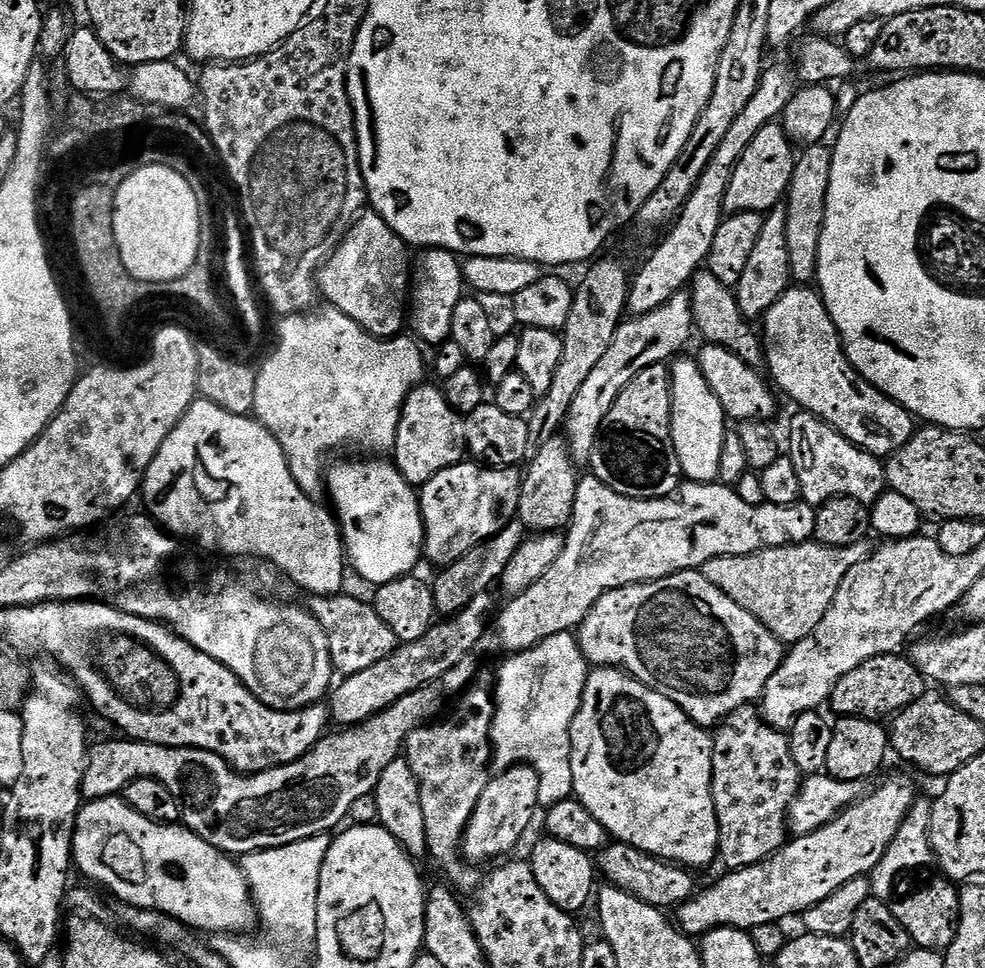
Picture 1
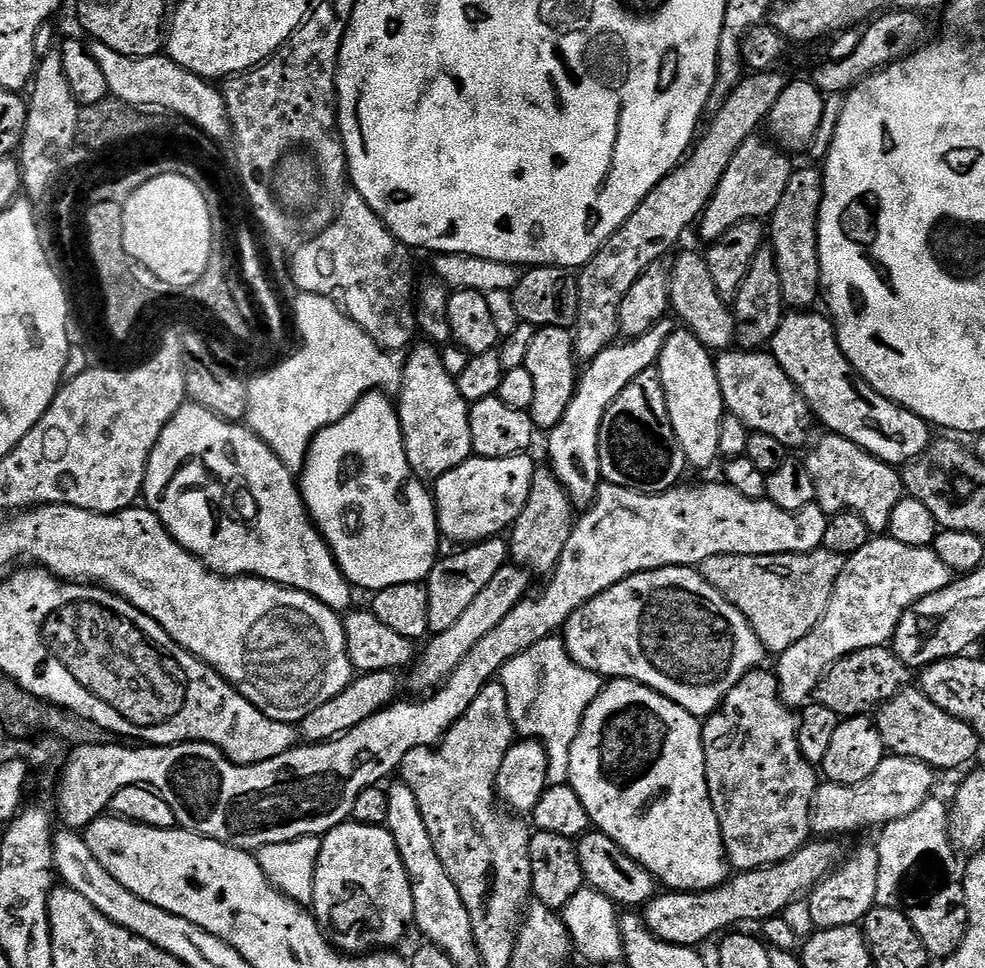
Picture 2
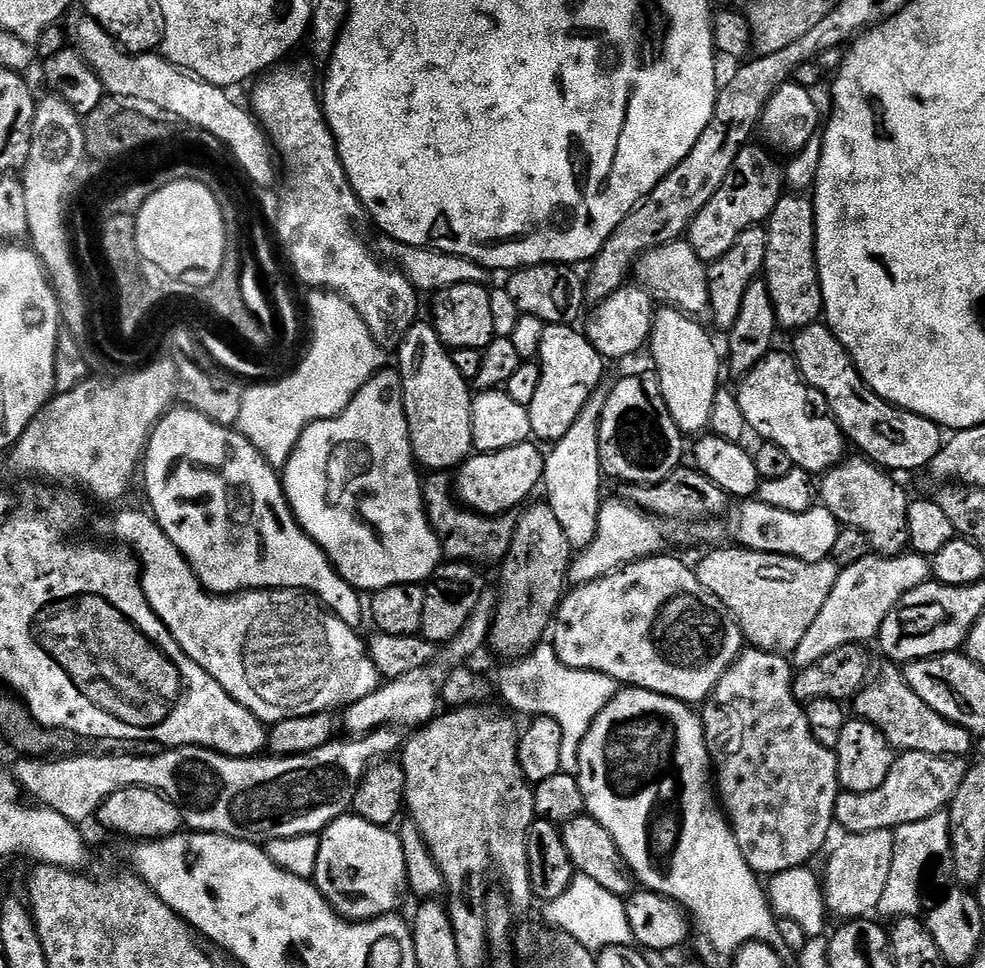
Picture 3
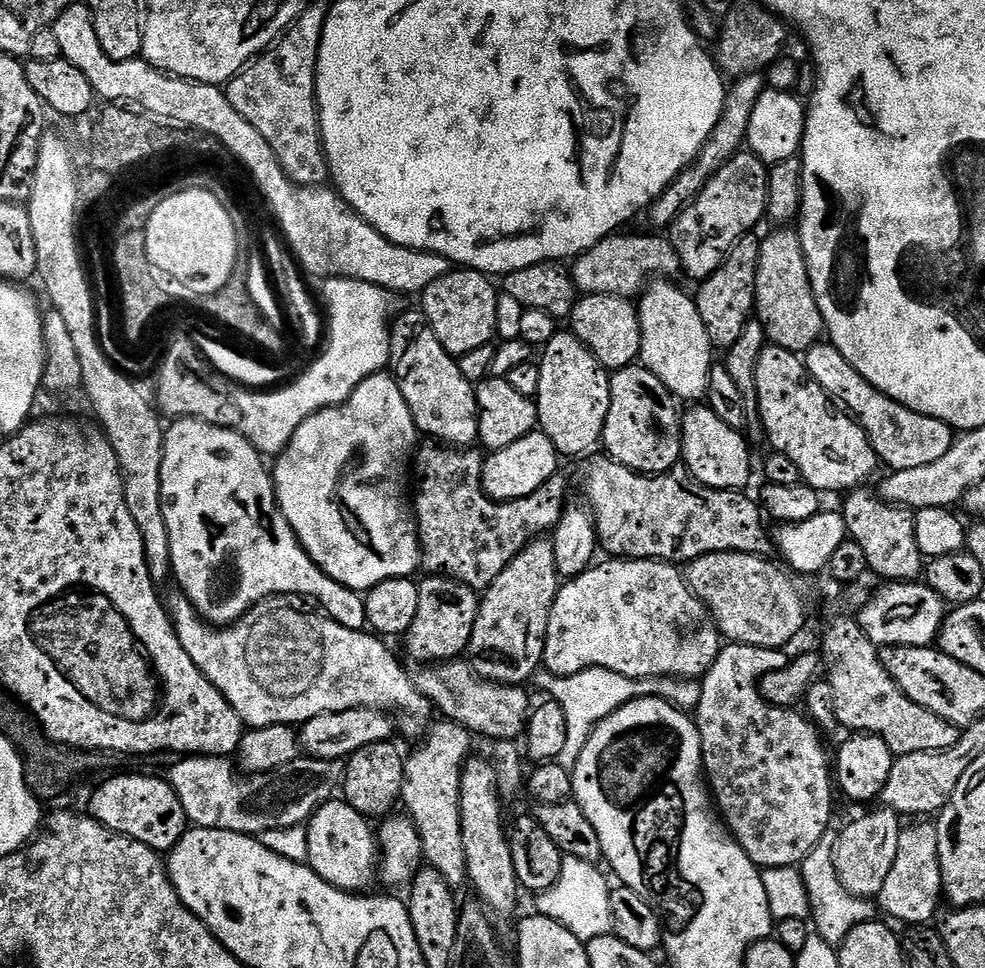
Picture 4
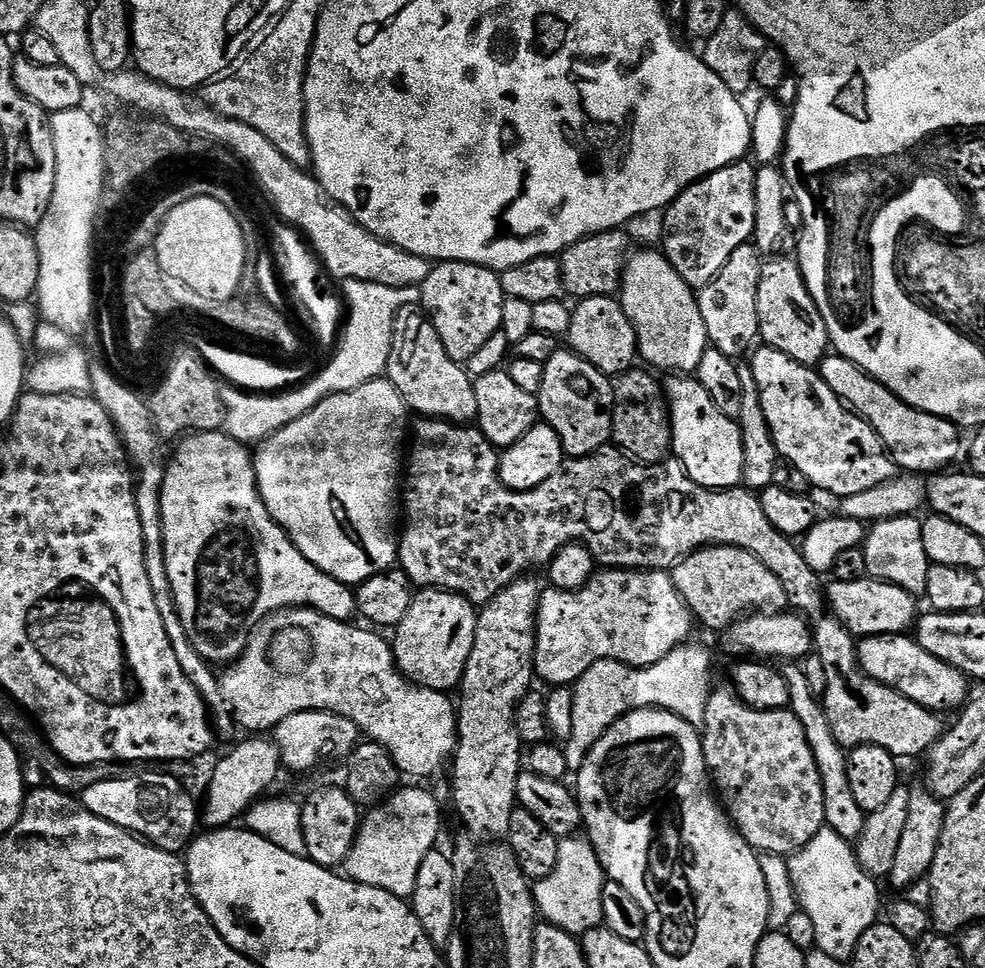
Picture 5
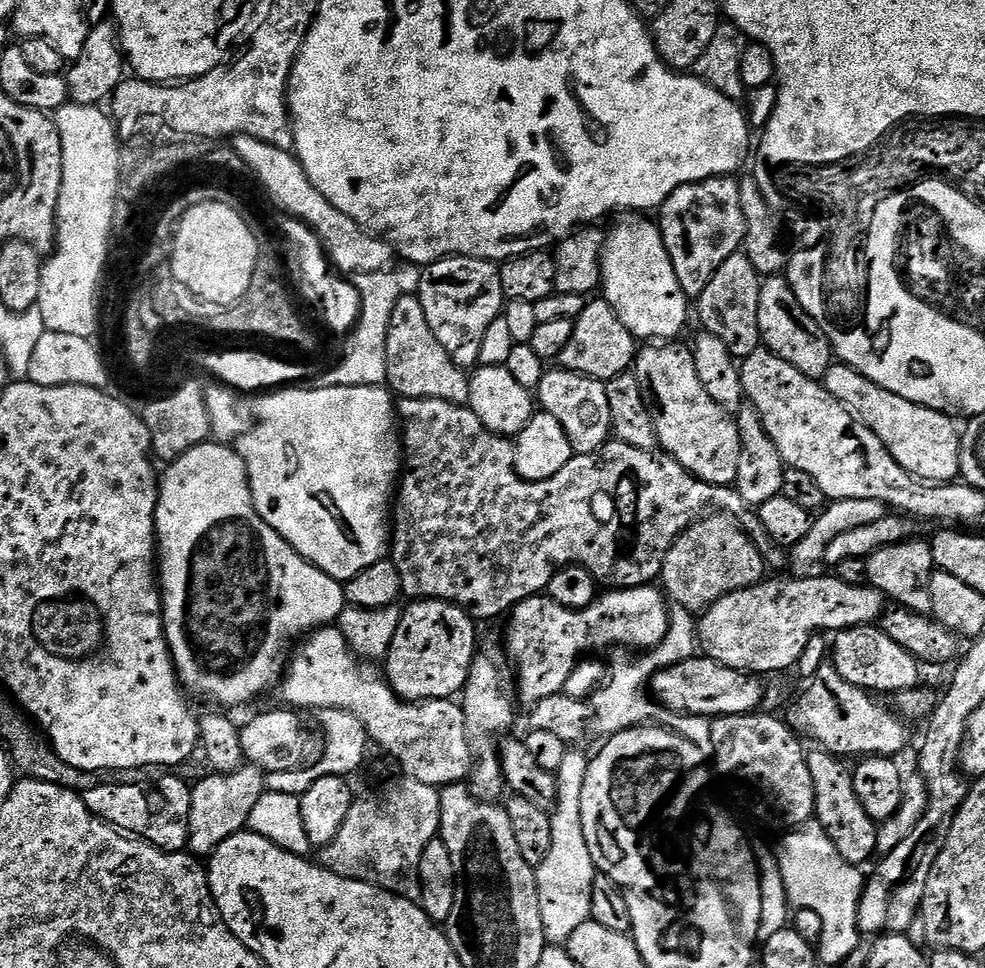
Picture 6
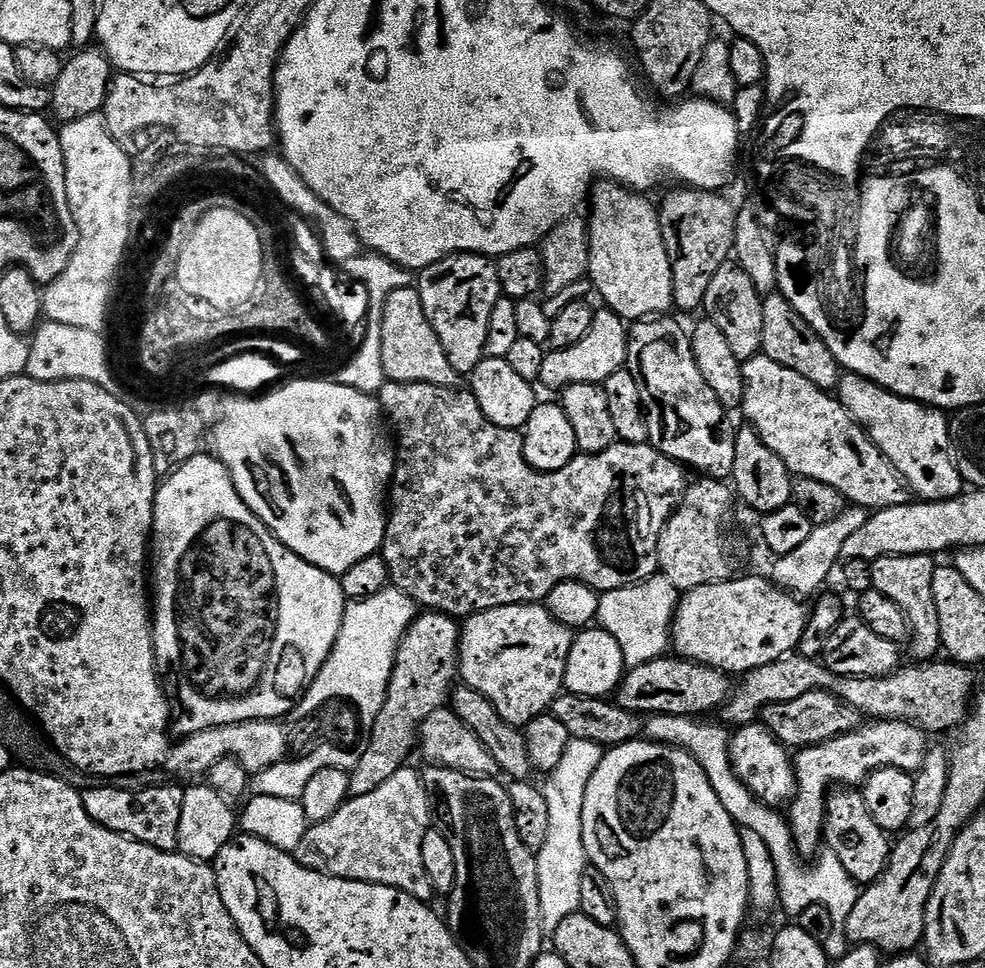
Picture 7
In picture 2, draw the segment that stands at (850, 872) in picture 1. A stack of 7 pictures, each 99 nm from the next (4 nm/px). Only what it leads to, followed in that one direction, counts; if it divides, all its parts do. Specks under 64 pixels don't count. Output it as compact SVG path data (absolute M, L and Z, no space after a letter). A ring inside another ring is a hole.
M816 838L811 842L804 845L802 850L798 850L788 860L783 860L777 864L771 864L769 868L755 868L749 872L736 872L735 874L729 875L728 879L723 884L719 884L717 888L707 888L705 892L677 892L675 890L664 890L659 894L652 897L647 904L643 905L642 915L644 917L644 924L652 931L652 935L657 936L662 942L667 944L677 944L683 948L696 948L700 946L703 940L708 940L711 936L716 936L719 932L724 932L727 928L732 928L735 924L752 924L757 922L763 922L769 920L772 916L779 916L785 912L796 900L801 899L805 894L811 893L812 889L832 871L833 868L837 867L841 863L842 855L840 856L840 848L836 845L837 841L832 838Z

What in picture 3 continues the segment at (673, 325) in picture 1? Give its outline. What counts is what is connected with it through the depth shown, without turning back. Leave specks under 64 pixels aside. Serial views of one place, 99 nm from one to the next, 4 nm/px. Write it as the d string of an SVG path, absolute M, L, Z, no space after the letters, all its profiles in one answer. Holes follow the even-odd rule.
M598 390L586 402L582 414L578 414L578 422L570 426L570 431L547 449L544 457L543 491L548 491L546 502L554 510L562 525L562 534L566 534L568 547L573 550L583 550L594 542L594 534L598 530L600 517L600 415L606 406L607 391Z

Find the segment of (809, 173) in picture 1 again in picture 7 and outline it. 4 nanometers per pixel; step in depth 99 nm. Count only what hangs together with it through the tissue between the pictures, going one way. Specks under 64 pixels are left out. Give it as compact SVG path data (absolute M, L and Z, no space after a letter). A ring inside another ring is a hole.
M773 294L764 297L762 306L762 352L763 355L770 357L778 366L786 366L786 370L794 370L794 374L802 374L806 382L814 382L814 386L825 390L832 390L839 385L842 369L840 363L830 354L830 346L822 342L822 338L790 306L786 297Z

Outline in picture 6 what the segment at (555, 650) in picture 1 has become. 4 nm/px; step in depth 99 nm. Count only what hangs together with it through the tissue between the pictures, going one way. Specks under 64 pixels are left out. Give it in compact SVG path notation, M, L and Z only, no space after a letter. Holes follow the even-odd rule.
M673 607L668 621L668 633L666 638L657 648L649 648L637 654L632 650L620 650L616 657L610 661L610 675L590 696L592 705L592 719L594 732L600 738L617 736L619 732L625 732L631 728L655 726L668 728L694 742L698 750L708 754L712 752L712 720L706 716L695 716L686 712L672 712L669 708L663 708L650 698L650 681L655 672L662 668L669 668L678 662L688 660L698 652L698 620L693 613L684 608Z

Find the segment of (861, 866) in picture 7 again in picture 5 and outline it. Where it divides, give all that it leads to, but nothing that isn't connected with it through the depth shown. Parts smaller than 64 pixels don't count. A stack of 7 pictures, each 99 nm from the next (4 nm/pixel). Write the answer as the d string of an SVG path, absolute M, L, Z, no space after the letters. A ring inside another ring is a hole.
M784 662L779 665L782 678L786 678L786 686L790 686L790 702L788 708L796 715L798 722L802 722L802 730L806 730L806 742L810 742L810 750L814 750L814 762L818 762L818 774L822 778L822 802L824 803L824 822L827 827L834 830L834 834L842 834L850 842L859 840L866 813L862 806L858 806L858 801L854 798L854 793L850 790L850 774L848 773L848 752L834 738L834 730L830 730L830 718L826 714L821 697L810 690L810 682L806 682L806 674L803 667L796 662Z

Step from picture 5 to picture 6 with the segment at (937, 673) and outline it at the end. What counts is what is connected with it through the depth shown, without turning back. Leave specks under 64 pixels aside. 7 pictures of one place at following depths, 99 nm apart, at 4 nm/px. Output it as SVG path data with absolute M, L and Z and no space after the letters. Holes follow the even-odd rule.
M859 624L835 633L830 644L830 663L838 670L838 674L842 674L842 678L846 678L846 682L873 694L905 692L922 684L920 661L898 646L898 642L894 642L894 638L890 638L890 634L883 632L879 626Z

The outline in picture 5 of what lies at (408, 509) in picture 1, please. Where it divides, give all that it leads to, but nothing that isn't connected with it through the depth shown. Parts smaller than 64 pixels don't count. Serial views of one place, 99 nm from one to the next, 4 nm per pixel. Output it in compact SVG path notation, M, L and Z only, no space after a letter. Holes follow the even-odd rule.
M377 378L358 386L349 392L339 392L326 397L314 406L302 418L290 422L282 430L278 430L255 449L256 485L260 488L260 497L266 510L274 517L276 523L287 532L293 544L314 567L321 568L327 576L342 581L349 586L360 584L374 574L382 574L397 567L398 564L398 485L402 480L402 460L400 455L406 452L406 433L410 428L410 409L405 404L402 394L386 378Z

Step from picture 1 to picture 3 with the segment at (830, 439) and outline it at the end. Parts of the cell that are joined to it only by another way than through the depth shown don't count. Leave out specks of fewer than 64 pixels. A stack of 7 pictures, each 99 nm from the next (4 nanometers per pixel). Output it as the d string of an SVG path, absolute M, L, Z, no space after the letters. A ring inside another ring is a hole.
M845 458L823 473L818 484L818 500L823 508L834 514L843 527L866 534L868 547L881 556L899 556L909 547L908 506L910 495L891 471L867 458ZM896 479L896 480L895 480ZM824 480L824 481L823 481Z

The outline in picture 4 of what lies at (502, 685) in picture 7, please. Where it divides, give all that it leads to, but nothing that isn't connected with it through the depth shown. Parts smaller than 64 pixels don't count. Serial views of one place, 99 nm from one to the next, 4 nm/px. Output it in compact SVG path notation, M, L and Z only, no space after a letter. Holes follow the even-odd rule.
M602 560L593 563L581 576L561 583L550 610L550 626L546 626L543 667L553 676L573 676L587 668L605 668L635 680L651 680L653 676L703 678L714 658L718 658L722 637L707 606L690 590L685 573L677 565L662 560Z

